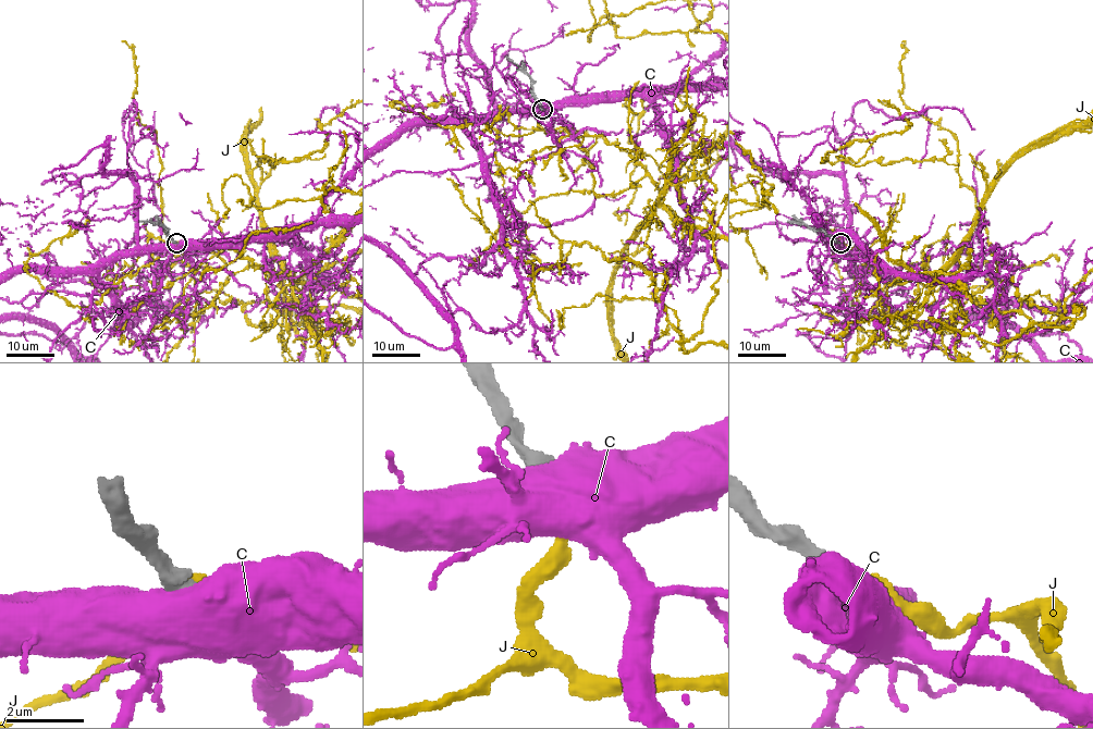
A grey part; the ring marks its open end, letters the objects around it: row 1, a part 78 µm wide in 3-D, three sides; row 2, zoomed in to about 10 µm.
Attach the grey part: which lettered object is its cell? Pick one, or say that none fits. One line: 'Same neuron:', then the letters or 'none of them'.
Same neuron: J

